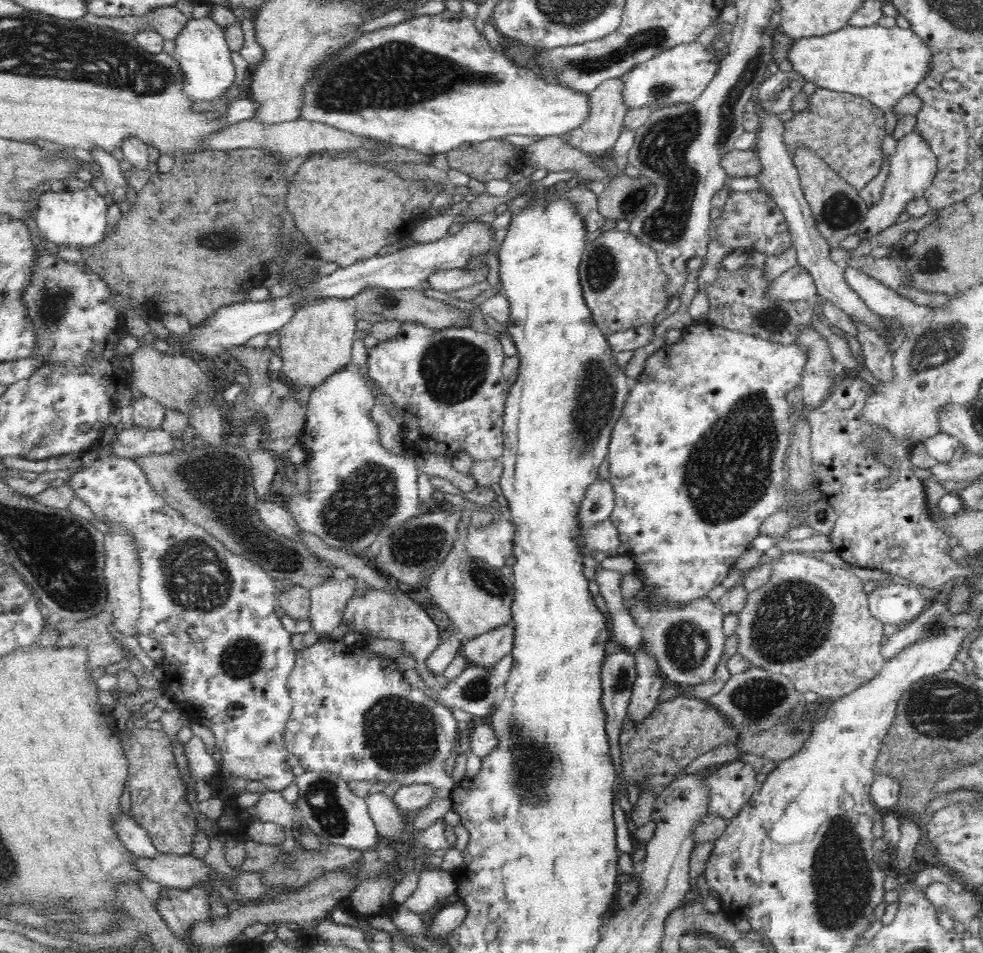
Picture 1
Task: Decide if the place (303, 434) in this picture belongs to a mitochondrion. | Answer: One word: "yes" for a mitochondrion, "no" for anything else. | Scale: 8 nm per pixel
no

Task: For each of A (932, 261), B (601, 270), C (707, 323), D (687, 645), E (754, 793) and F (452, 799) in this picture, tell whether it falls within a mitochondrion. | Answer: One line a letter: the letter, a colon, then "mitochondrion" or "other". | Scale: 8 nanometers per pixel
A: mitochondrion
B: mitochondrion
C: other
D: mitochondrion
E: other
F: other

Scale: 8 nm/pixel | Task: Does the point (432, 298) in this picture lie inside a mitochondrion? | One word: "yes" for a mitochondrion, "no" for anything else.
no

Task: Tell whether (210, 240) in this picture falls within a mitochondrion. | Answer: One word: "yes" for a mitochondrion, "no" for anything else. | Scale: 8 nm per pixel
yes

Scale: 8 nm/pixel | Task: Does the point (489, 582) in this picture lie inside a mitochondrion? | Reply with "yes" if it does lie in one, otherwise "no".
yes

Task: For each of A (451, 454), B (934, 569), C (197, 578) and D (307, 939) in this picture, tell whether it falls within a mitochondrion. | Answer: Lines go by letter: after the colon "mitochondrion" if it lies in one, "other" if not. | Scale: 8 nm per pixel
A: other
B: other
C: mitochondrion
D: other

